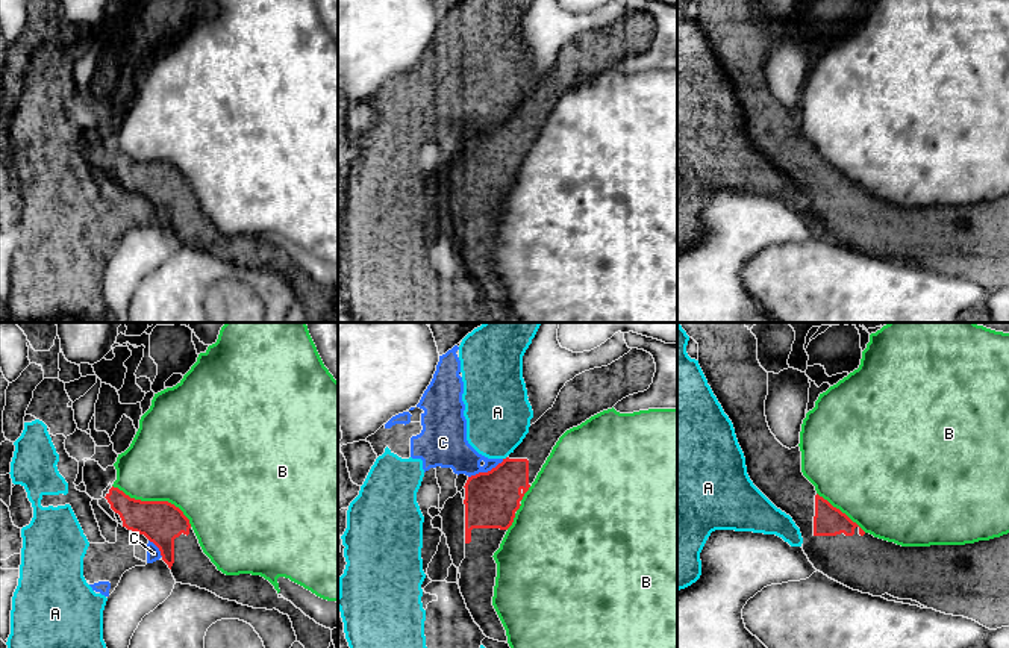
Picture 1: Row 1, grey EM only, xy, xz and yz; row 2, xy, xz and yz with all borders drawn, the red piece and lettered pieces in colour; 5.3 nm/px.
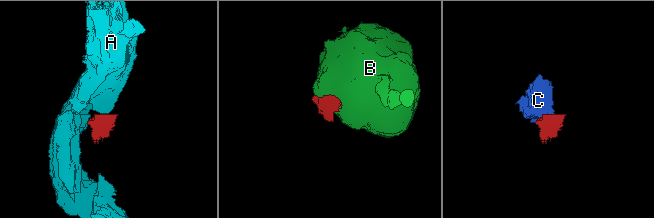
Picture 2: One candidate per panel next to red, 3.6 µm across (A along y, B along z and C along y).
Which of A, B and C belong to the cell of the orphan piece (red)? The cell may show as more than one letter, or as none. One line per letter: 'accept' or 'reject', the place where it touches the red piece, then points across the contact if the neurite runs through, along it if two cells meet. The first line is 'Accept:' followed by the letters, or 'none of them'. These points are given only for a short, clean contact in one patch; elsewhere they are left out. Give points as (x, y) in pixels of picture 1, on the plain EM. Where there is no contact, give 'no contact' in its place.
Accept: none of them
A: reject | xz (506, 118) | along xz (506, 117), (503, 120)
B: reject | xy (155, 162)
C: reject | xz (485, 133) | along xz (503, 120), (490, 130), (468, 138)

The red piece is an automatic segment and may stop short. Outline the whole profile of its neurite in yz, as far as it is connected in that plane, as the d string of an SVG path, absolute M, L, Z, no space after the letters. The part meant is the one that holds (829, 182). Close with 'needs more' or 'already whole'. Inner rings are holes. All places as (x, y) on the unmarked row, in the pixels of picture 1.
M694 0L698 5L698 26L708 41L708 45L711 47L714 56L717 58L718 64L721 65L724 74L729 77L729 80L733 85L735 95L738 100L738 104L744 114L745 118L745 127L747 135L753 145L782 173L789 176L795 186L800 189L801 198L803 198L803 212L808 217L809 223L814 226L814 229L829 239L853 250L859 251L862 254L870 254L873 257L882 257L885 254L898 259L898 260L912 260L920 263L921 266L927 269L933 269L936 273L953 276L953 277L964 277L968 280L973 280L979 283L980 286L997 291L1001 288L1009 288L1009 194L1003 195L1000 198L994 198L989 201L979 201L974 204L965 204L965 206L930 206L930 207L901 207L894 203L888 203L879 198L874 198L870 194L865 194L856 183L853 183L845 174L842 174L839 170L833 168L827 160L820 157L815 151L815 147L803 136L801 133L801 112L800 107L795 109L786 109L783 107L776 97L771 94L767 77L765 77L765 61L768 56L768 33L761 27L758 21L758 0Z | needs more

